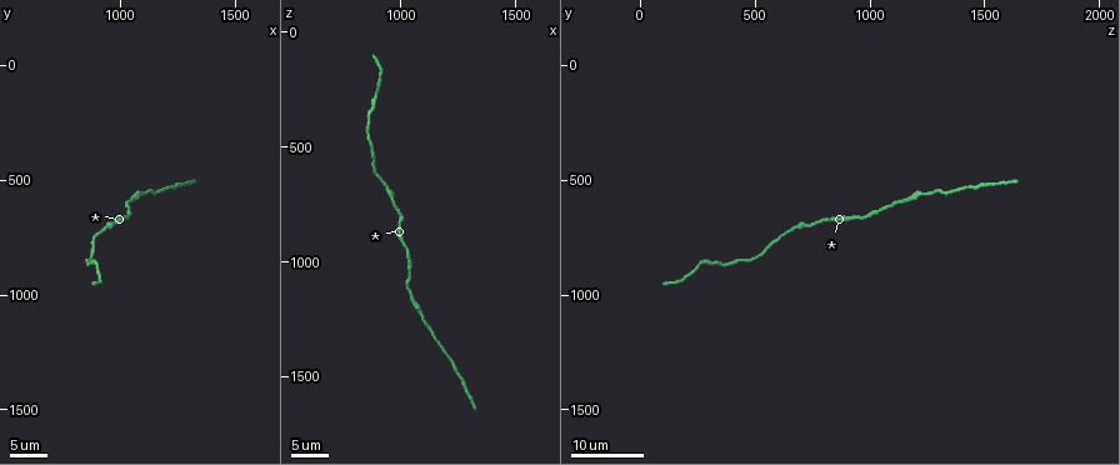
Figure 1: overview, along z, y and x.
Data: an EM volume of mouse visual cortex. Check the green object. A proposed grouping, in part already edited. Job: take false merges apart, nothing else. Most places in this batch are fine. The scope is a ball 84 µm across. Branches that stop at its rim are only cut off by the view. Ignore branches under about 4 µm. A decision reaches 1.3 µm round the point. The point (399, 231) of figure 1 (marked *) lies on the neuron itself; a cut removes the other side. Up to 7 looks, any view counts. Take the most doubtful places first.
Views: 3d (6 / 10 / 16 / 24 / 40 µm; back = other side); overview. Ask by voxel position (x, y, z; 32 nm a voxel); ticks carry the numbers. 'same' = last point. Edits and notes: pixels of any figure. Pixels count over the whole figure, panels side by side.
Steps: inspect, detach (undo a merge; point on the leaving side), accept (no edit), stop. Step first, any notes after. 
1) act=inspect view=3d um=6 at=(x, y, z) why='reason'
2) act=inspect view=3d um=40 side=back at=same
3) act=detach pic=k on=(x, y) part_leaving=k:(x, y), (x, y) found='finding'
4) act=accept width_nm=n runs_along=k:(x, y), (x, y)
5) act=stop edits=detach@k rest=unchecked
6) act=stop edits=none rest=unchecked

act=inspect view=3d um=24 at=(880, 840, 500) why='narrows sharply'

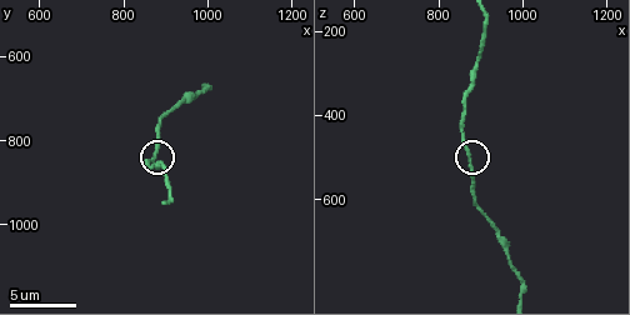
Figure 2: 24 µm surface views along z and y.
act=inspect view=3d um=10 at=(870, 835, 505)

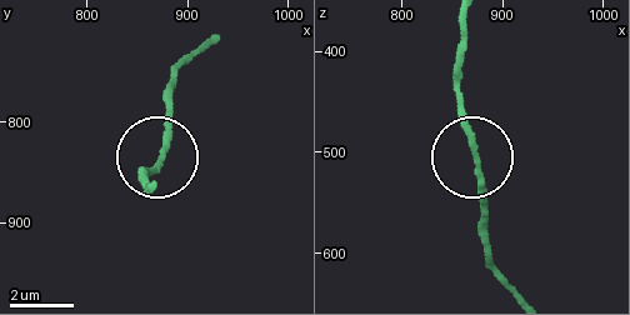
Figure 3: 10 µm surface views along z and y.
act=accept runs_along=3:(516, 289), (484, 240), (484, 193), (460, 95), (460, 58) found='one neuron here'

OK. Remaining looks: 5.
act=inspect view=3d um=16 at=(1080, 570, 1230) why='calibre changes'

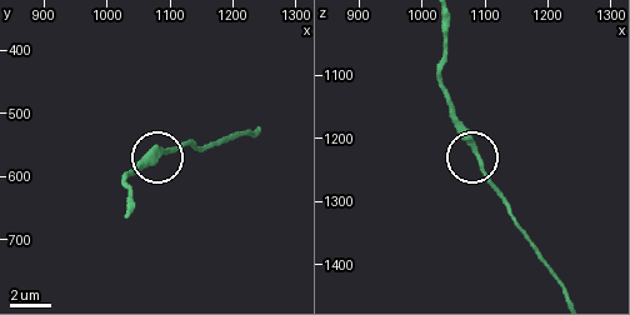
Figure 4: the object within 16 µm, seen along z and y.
act=inspect view=3d um=6 at=(1085, 555, 1215) why='zoom in'

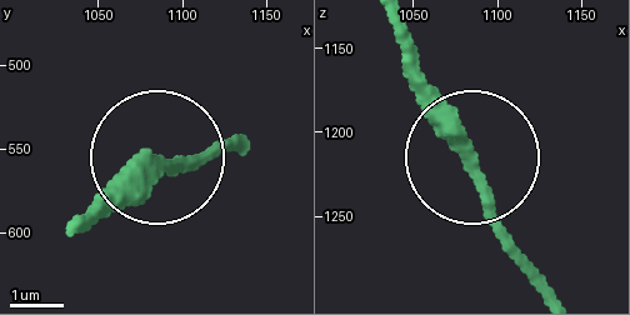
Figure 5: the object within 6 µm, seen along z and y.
act=inspect view=3d um=6 side=back at=(1082, 558, 1218)

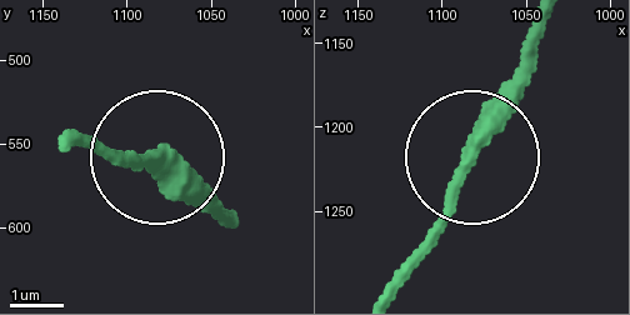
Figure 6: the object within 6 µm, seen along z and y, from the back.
act=accept found='one neuron here'

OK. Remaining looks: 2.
act=inspect view=3d um=16 at=(1240, 530, 1470) why='sudden change in width'

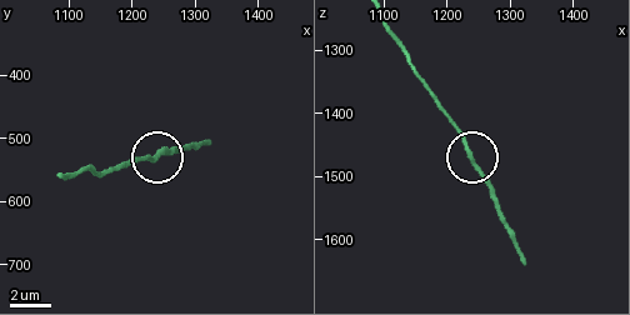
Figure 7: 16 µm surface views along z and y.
act=inspect view=3d um=10 at=(1235, 535, 1460)

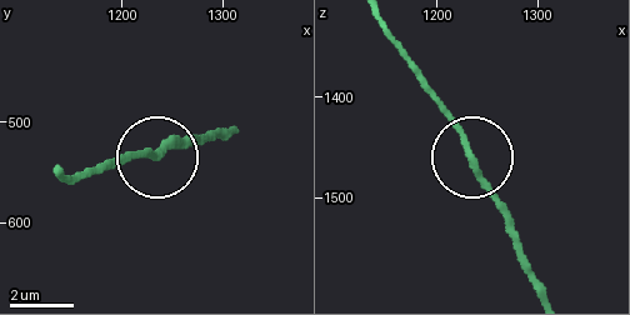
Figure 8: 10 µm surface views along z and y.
act=accept found='all the same neuron'

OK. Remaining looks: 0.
act=stop edits=none rest=unchecked

